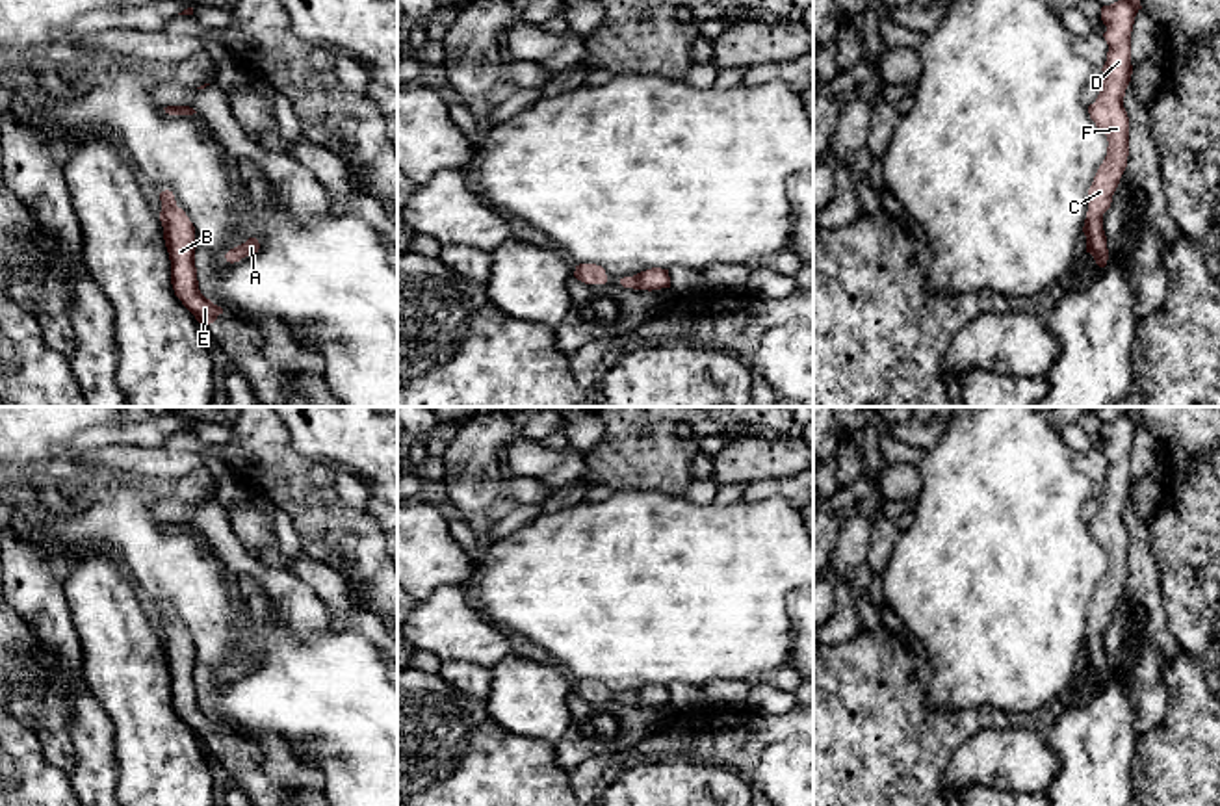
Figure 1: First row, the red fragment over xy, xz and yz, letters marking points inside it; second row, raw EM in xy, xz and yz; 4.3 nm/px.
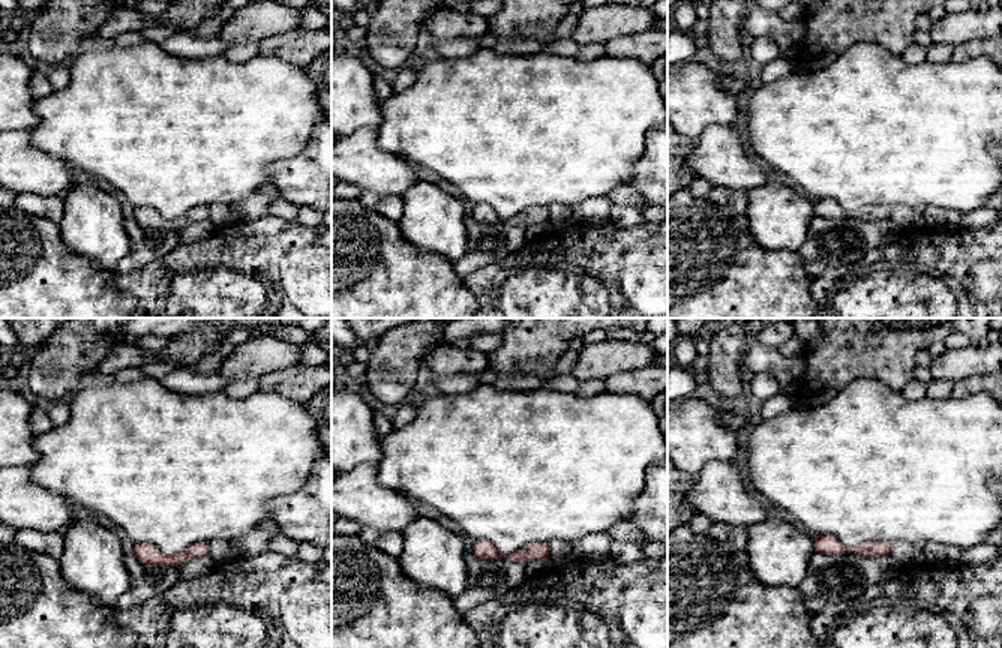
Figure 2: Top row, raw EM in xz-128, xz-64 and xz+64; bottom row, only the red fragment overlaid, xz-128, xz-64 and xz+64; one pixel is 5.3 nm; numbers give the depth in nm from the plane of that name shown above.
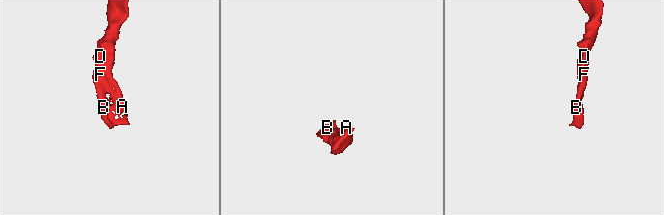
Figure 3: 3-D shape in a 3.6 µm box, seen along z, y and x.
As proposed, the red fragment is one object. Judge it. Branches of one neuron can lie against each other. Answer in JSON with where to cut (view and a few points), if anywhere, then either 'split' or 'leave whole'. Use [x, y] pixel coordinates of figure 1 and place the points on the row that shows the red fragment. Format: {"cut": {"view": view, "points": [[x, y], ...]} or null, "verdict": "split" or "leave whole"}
{"cut": null, "verdict": "leave whole"}

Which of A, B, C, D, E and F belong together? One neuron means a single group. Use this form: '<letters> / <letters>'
A B C D E F

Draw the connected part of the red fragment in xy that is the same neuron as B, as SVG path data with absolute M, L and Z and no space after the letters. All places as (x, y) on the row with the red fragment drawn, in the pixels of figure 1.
M173 191L160 193L163 240L171 260L171 284L175 295L206 327L223 314L223 308L206 299L199 290L195 267L195 227L182 208L176 206Z

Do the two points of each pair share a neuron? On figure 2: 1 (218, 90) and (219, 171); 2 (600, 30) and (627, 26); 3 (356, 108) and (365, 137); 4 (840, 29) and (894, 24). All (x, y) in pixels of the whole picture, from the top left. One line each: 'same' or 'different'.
1: same
2: same
3: different
4: same

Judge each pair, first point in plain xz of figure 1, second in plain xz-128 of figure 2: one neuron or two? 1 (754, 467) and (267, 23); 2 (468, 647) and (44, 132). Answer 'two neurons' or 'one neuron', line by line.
1: one neuron
2: two neurons

